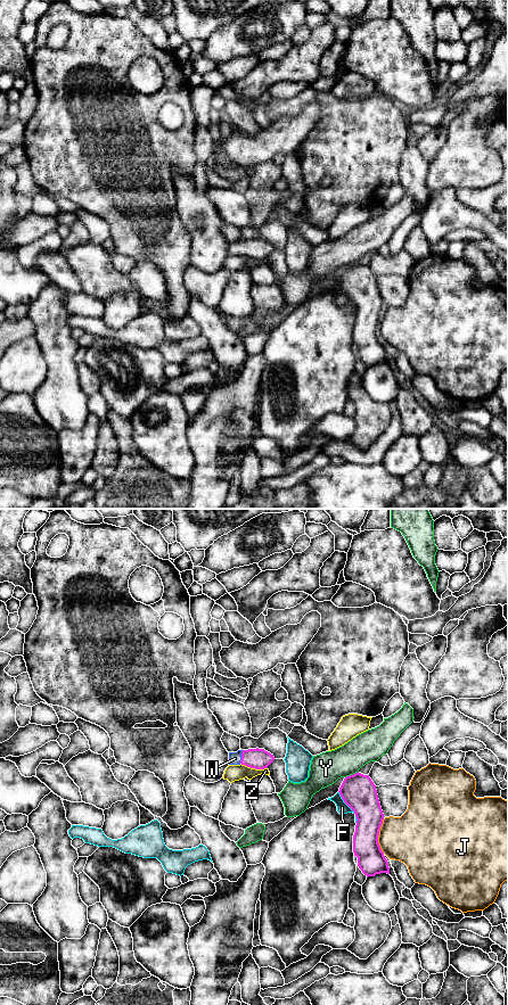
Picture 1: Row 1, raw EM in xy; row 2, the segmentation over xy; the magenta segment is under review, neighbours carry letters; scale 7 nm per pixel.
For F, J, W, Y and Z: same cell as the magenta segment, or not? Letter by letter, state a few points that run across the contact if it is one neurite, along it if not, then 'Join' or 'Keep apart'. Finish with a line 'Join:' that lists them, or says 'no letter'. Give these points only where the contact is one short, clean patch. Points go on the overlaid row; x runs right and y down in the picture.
F: Keep apart
J: Line: xy (384, 818), (378, 835), (378, 845), (383, 853). Keep apart
W: Line: xy (256, 758), (242, 757), (235, 758). Join
Y: Keep apart
Z: Keep apart
Join: W

